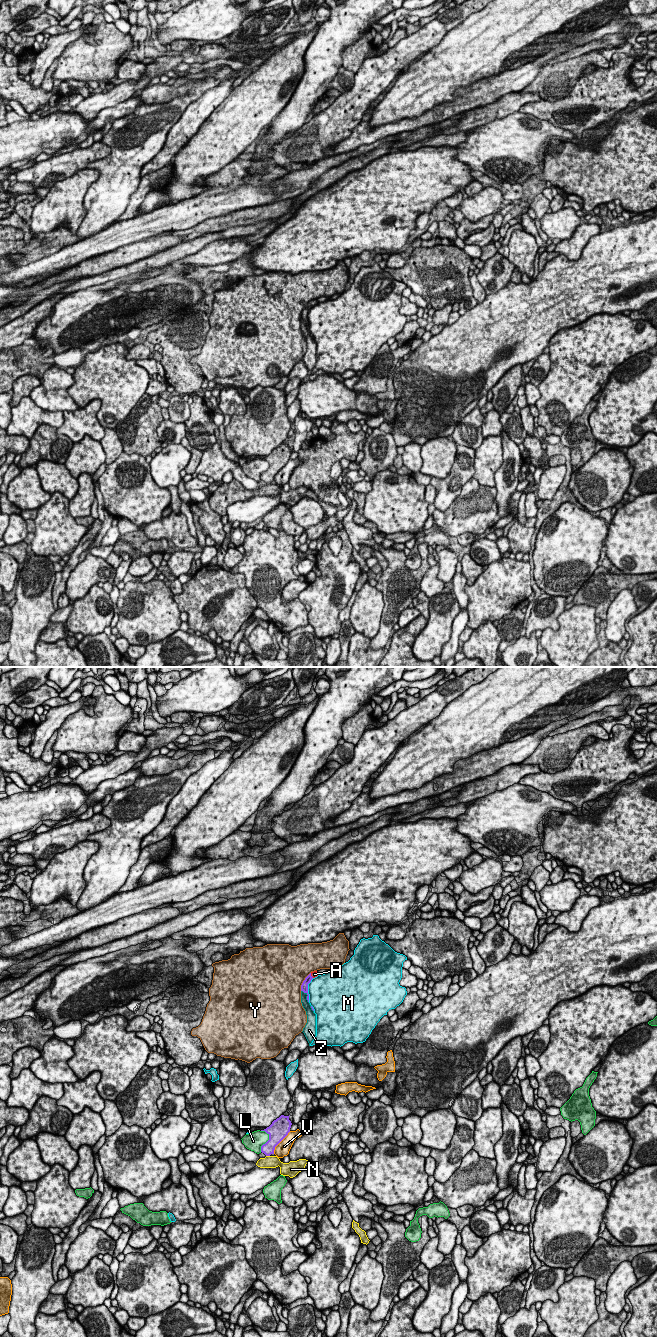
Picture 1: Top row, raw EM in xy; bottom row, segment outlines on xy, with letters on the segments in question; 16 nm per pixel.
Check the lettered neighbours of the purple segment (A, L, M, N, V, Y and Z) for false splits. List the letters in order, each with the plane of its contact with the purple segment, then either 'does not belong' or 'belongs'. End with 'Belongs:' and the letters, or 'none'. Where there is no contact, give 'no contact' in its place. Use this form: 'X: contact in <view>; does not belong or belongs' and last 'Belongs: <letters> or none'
A: contact in xy; belongs
L: contact in xy; does not belong
M: contact in xy; does not belong
N: contact in xy; does not belong
V: contact in xy; does not belong
Y: contact in xy; does not belong
Z: contact in xy; does not belong
Belongs: A

